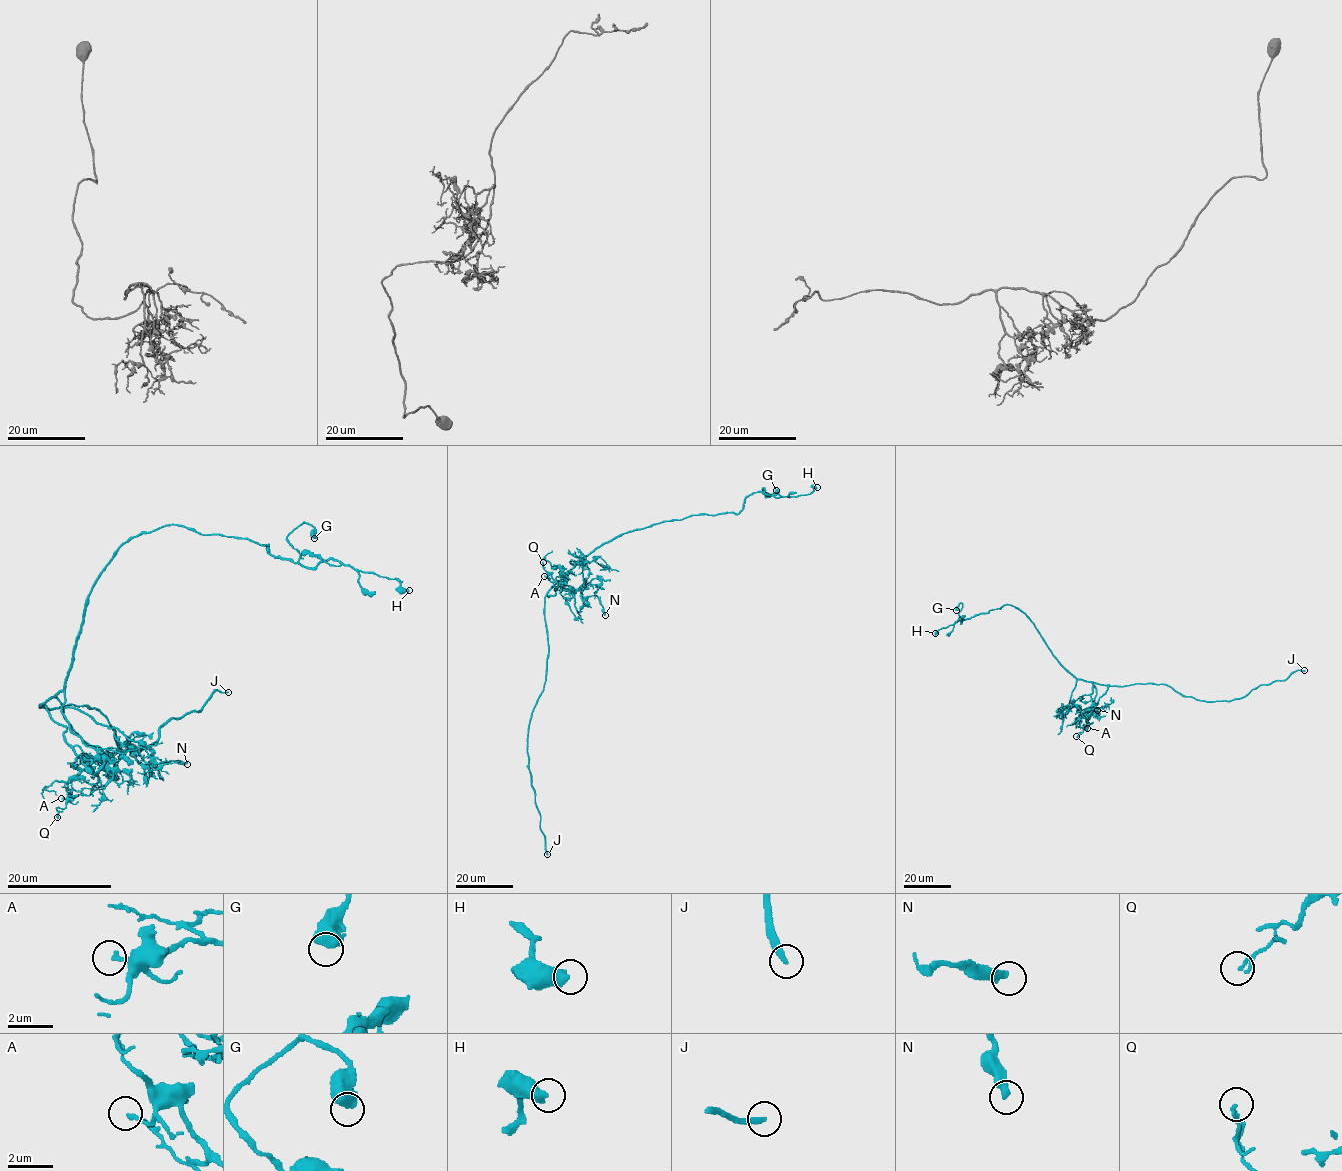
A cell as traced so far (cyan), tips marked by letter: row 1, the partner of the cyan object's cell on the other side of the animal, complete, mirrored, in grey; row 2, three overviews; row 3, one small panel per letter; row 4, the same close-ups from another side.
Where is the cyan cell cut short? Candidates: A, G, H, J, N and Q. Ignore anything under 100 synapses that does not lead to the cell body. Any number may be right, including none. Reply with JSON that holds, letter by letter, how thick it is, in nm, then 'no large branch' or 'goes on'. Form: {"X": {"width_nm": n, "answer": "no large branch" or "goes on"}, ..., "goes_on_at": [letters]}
{"A": {"width_nm": 160, "answer": "no large branch"}, "G": {"width_nm": 700, "answer": "no large branch"}, "H": {"width_nm": 500, "answer": "no large branch"}, "J": {"width_nm": 280, "answer": "goes on"}, "N": {"width_nm": 380, "answer": "no large branch"}, "Q": {"width_nm": 160, "answer": "no large branch"}, "goes_on_at": ["J"]}

